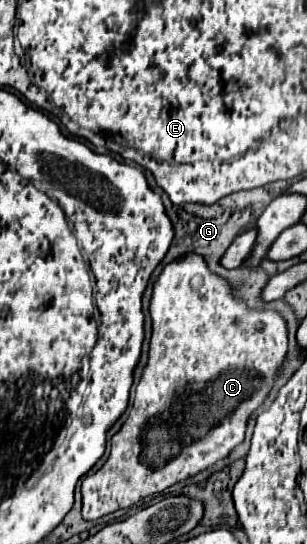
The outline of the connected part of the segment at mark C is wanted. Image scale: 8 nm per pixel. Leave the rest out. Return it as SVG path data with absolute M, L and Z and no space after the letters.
M192 252L182 254L162 268L154 282L150 316L152 338L148 364L136 386L133 406L124 426L112 436L112 450L104 466L82 480L84 520L96 520L114 510L128 508L228 458L242 444L250 414L266 400L286 362L288 328L282 314L276 310L258 312L248 308L246 300L236 296L236 288L208 268L204 256Z

